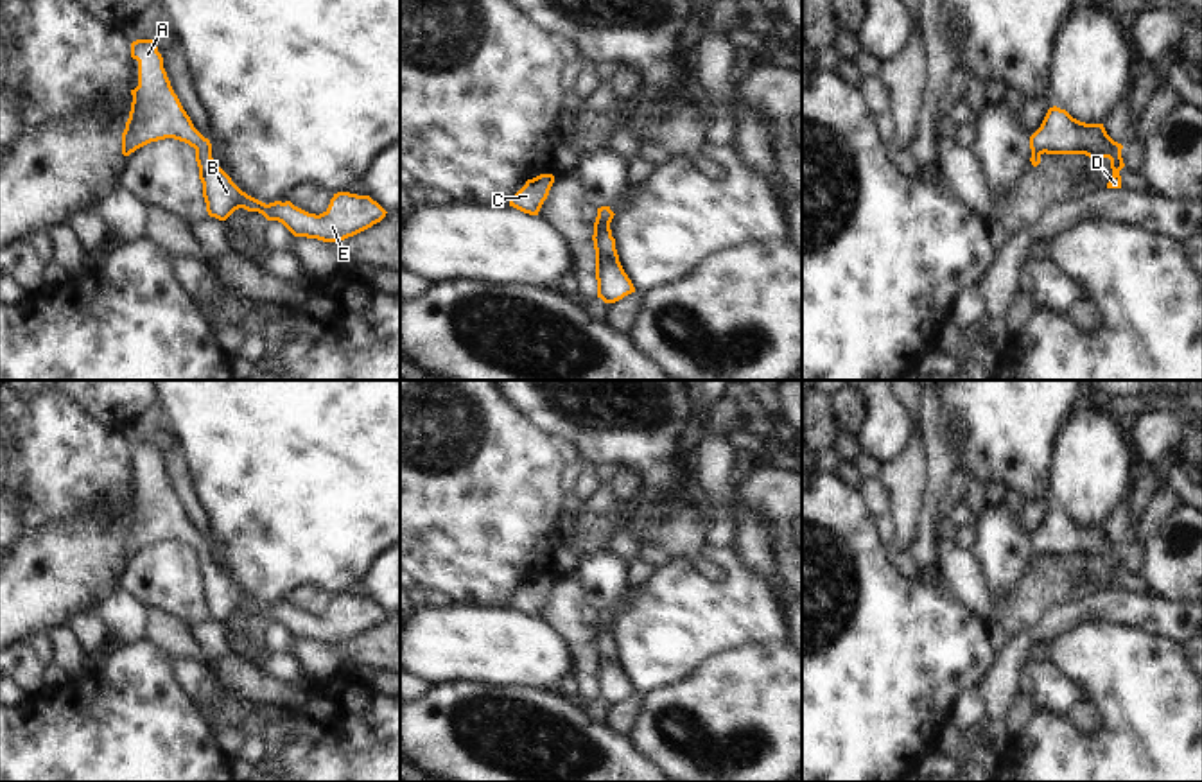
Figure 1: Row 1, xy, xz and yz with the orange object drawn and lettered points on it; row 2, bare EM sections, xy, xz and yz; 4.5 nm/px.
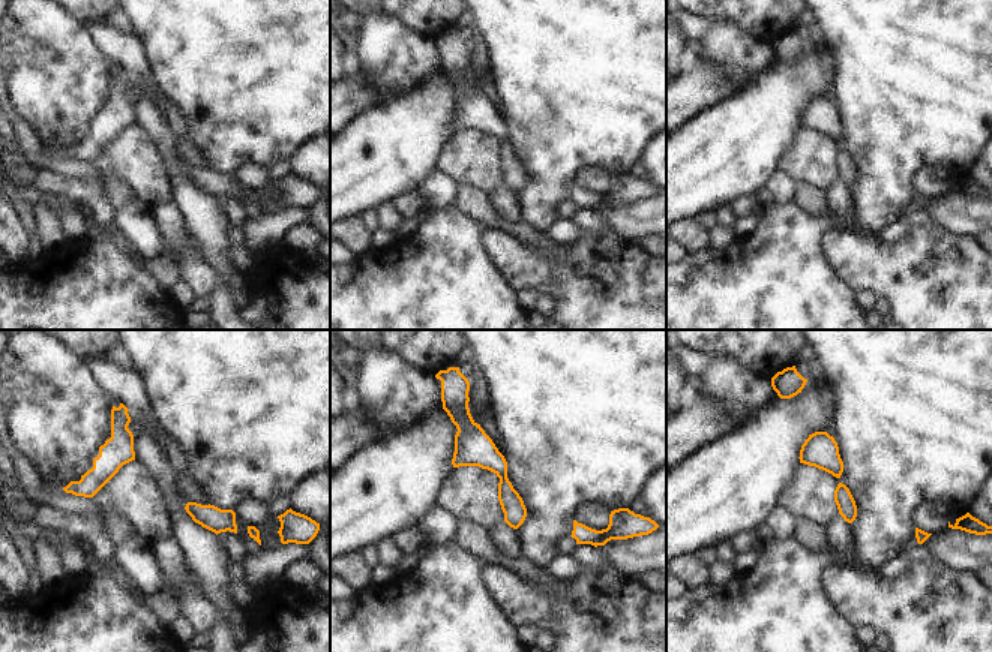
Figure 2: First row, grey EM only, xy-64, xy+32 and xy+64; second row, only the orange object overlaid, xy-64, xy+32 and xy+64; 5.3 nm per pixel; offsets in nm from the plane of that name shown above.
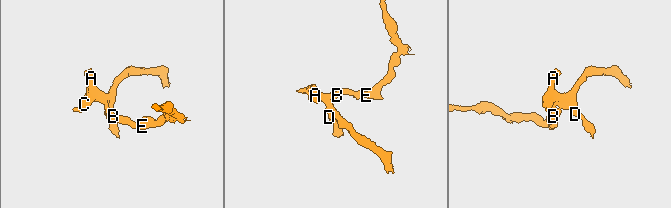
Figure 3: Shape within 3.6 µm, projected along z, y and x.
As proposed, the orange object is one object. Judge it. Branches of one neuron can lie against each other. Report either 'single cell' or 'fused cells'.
single cell

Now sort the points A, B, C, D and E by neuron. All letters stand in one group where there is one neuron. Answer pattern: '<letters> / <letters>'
A B C D E

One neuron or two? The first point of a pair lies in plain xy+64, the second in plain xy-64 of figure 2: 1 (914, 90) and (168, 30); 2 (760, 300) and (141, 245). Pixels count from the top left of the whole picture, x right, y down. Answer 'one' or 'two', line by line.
1: one
2: two

